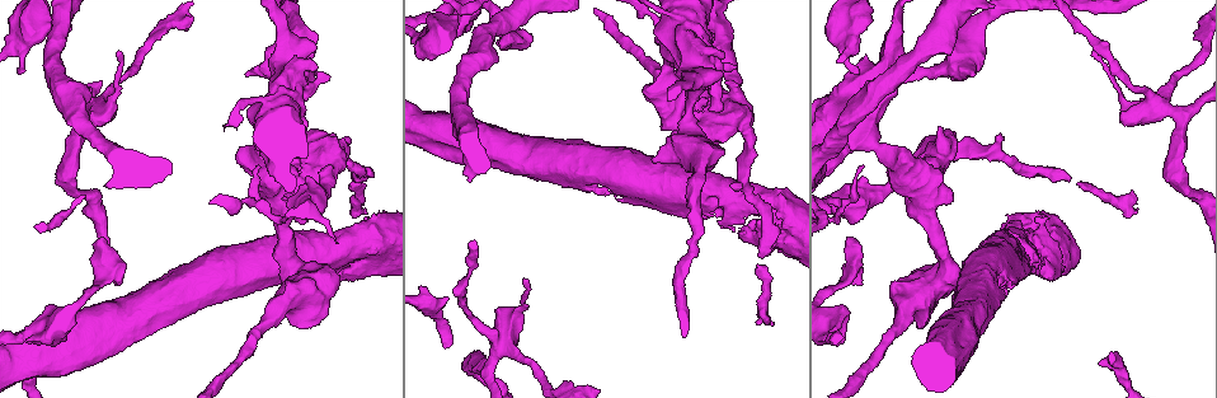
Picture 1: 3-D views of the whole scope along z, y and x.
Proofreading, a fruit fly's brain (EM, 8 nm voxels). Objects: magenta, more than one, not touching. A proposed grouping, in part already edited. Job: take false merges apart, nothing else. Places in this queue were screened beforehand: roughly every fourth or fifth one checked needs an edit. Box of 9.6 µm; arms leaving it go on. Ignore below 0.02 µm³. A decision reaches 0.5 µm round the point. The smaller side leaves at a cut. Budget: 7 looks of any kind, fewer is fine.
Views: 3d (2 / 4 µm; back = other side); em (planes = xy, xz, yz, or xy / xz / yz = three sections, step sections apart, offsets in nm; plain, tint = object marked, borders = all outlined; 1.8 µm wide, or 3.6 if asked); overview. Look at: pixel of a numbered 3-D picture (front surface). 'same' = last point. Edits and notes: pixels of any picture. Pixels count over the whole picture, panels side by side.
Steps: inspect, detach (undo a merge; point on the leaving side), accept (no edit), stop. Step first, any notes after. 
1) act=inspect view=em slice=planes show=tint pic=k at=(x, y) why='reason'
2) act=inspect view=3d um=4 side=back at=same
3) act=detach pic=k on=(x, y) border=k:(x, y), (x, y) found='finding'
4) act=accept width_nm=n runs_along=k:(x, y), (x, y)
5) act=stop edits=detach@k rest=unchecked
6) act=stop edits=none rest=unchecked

act=inspect view=em slice=planes show=tint pic=1 at=(1035, 244) why='sudden change in width'

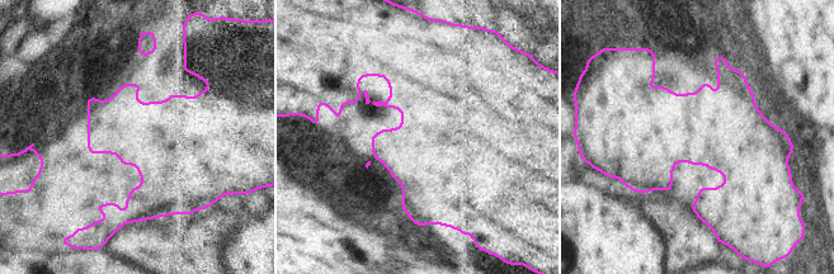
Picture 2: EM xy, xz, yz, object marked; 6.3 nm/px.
act=accept width_nm=460 found='all the same neuron'

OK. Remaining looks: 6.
act=inspect view=3d um=2 pic=1 at=(840, 287) why='branch point'

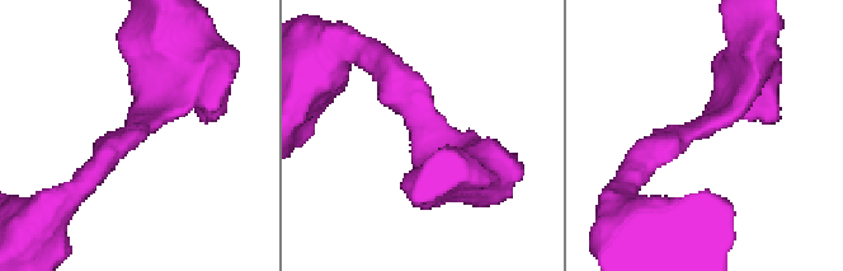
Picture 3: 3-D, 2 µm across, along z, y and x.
act=inspect view=em slice=planes show=tint pic=3 at=(135, 132) arms=3 arm_widths_nm=220,260,340

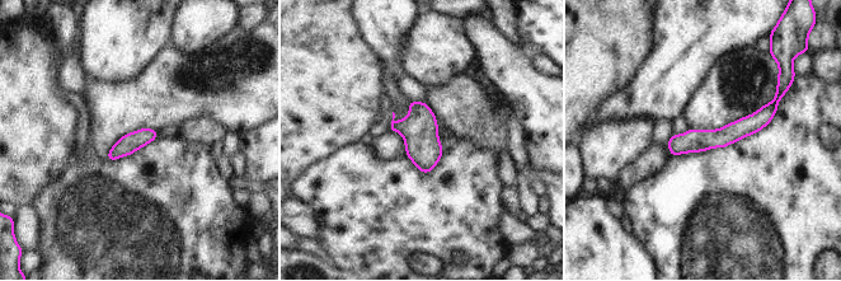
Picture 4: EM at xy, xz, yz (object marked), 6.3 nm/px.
act=accept width_nm=120 runs_along=4:(774, 104), (750, 125), (673, 151) found='all the same neuron'

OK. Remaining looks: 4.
act=inspect view=em um=3.6 slice=xz step=16 show=tint pic=1 at=(851, 132) why='thick turns thin'

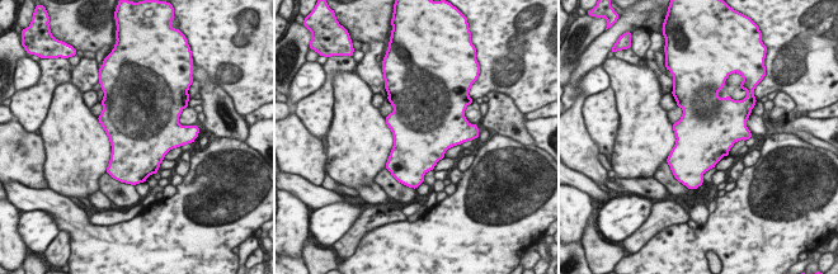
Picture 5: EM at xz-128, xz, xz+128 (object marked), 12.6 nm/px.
act=accept width_nm=750 found='continuous, no second neuron'

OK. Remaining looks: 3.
act=stop edits=none rest=unchecked

